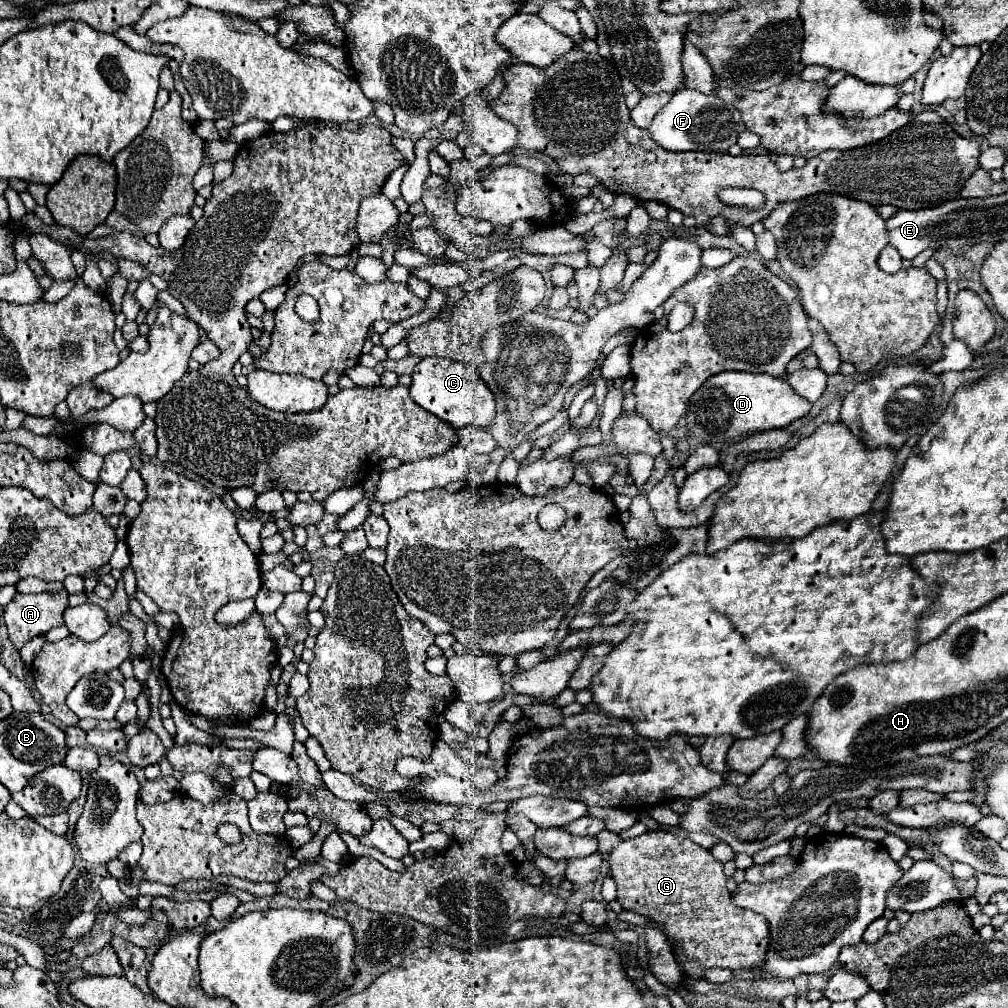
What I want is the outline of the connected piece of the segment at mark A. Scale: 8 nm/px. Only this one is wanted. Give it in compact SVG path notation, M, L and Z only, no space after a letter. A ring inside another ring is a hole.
M67 590L43 594L17 594L3 614L9 638L17 648L23 648L23 644L31 638L43 636L47 630L61 626L61 616L67 606Z

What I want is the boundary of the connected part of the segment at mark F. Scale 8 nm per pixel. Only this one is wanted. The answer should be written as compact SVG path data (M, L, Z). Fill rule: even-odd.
M689 88L675 92L669 104L653 118L653 124L649 126L651 138L669 152L727 152L733 144L737 144L737 138L743 130L745 124L731 104L717 96L705 96Z

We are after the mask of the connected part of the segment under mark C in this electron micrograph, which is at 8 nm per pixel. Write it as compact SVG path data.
M423 358L413 370L411 400L421 408L433 412L437 418L451 424L455 430L461 426L477 424L481 428L489 426L495 420L495 398L477 374L473 364L457 362L451 358Z

